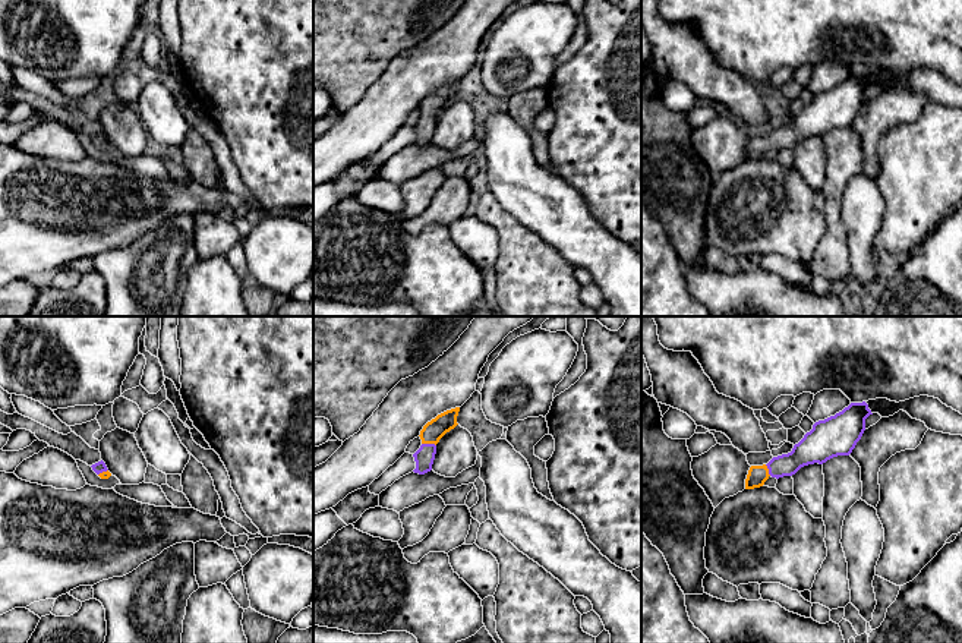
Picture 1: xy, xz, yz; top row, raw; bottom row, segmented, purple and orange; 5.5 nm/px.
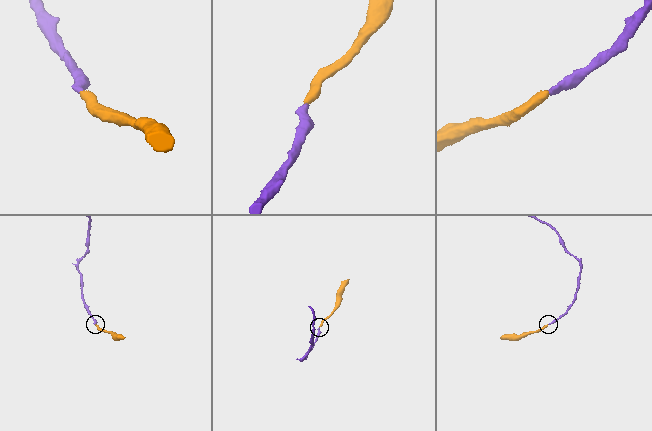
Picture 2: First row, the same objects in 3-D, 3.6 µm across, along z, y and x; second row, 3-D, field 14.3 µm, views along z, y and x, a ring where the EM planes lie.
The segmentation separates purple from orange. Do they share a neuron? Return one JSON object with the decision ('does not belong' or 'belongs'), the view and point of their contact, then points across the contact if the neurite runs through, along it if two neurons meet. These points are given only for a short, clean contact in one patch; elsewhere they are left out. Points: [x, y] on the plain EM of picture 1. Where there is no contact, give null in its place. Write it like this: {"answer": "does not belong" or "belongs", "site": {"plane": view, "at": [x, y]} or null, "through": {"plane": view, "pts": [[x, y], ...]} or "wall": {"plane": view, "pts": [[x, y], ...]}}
{"answer": "belongs", "site": {"plane": "xz", "at": [429, 116]}, "through": {"plane": "xz", "pts": [[425, 128], [429, 116], [429, 107], [437, 100]]}}

